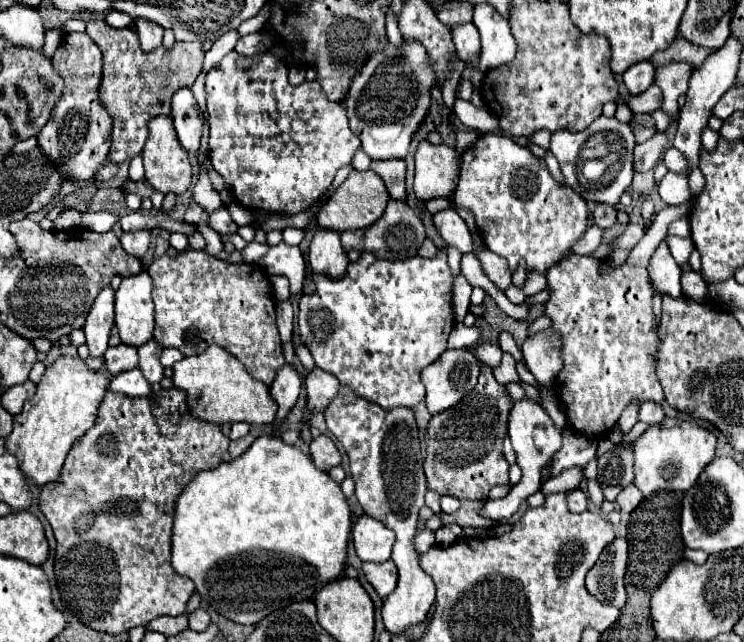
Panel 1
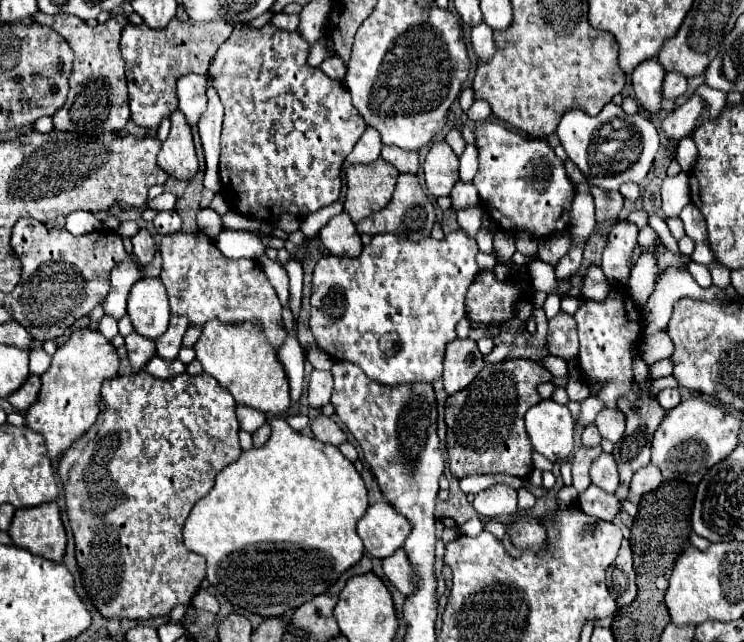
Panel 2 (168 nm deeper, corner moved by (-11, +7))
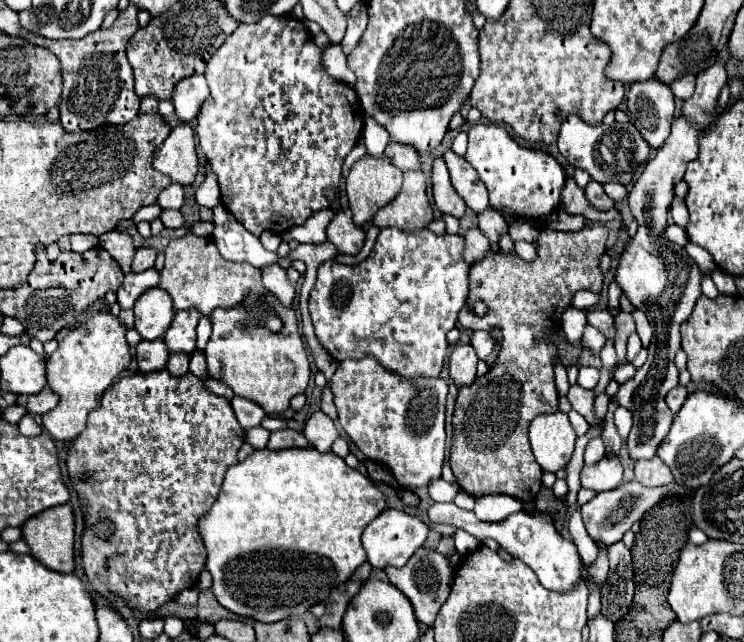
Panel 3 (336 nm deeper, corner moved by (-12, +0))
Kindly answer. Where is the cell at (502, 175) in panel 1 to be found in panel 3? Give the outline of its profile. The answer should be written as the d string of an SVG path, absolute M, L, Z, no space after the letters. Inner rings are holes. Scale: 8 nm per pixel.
M478 122L470 128L466 160L474 166L480 180L486 184L490 208L496 212L508 210L518 218L542 220L560 206L560 192L566 182L564 168L552 154L518 146L498 124Z

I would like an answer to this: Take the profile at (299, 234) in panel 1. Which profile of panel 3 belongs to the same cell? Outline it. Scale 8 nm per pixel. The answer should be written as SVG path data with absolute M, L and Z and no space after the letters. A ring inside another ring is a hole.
M366 118L362 140L364 140L364 146L366 146L366 154L372 156L372 158L384 156L384 148L390 142L388 132L384 128L376 126L376 122L372 122L372 118Z

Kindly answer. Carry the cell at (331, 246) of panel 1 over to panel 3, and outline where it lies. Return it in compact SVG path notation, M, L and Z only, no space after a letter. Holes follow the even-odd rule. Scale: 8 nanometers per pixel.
M350 208L340 210L330 220L330 224L326 228L326 236L328 236L328 242L332 242L338 248L338 252L342 252L342 254L356 256L364 246L364 230L354 226Z

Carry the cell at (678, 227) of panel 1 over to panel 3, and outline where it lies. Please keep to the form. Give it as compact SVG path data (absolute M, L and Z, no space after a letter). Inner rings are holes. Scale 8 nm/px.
M670 224L670 226L666 228L666 236L668 236L674 244L678 244L678 246L686 246L686 242L688 242L686 230L680 228L680 226L676 226L676 224Z

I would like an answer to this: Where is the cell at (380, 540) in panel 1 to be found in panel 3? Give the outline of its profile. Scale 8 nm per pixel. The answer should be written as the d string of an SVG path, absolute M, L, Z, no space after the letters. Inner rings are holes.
M386 508L380 516L376 516L364 530L362 534L362 544L364 550L368 554L368 562L374 568L386 568L386 566L394 566L400 568L408 562L408 558L426 542L426 536L430 532L430 526L424 524L420 518L410 516L402 510L394 510L394 508Z

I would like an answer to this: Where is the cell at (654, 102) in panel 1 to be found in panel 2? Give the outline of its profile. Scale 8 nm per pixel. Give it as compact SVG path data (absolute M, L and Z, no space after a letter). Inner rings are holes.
M667 73L663 83L663 97L665 99L677 99L687 91L687 79L677 73Z

